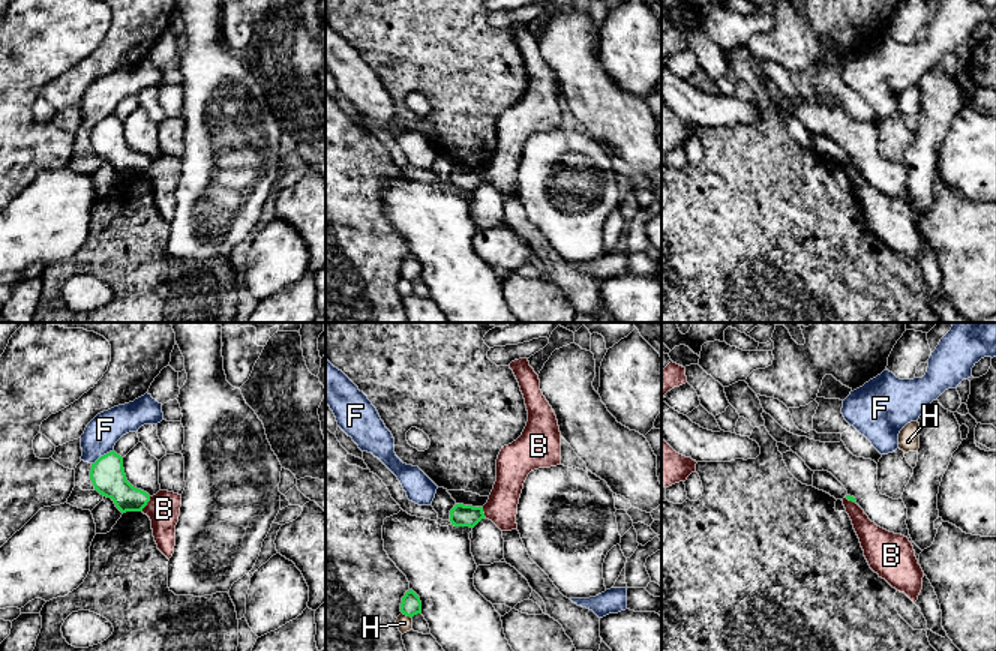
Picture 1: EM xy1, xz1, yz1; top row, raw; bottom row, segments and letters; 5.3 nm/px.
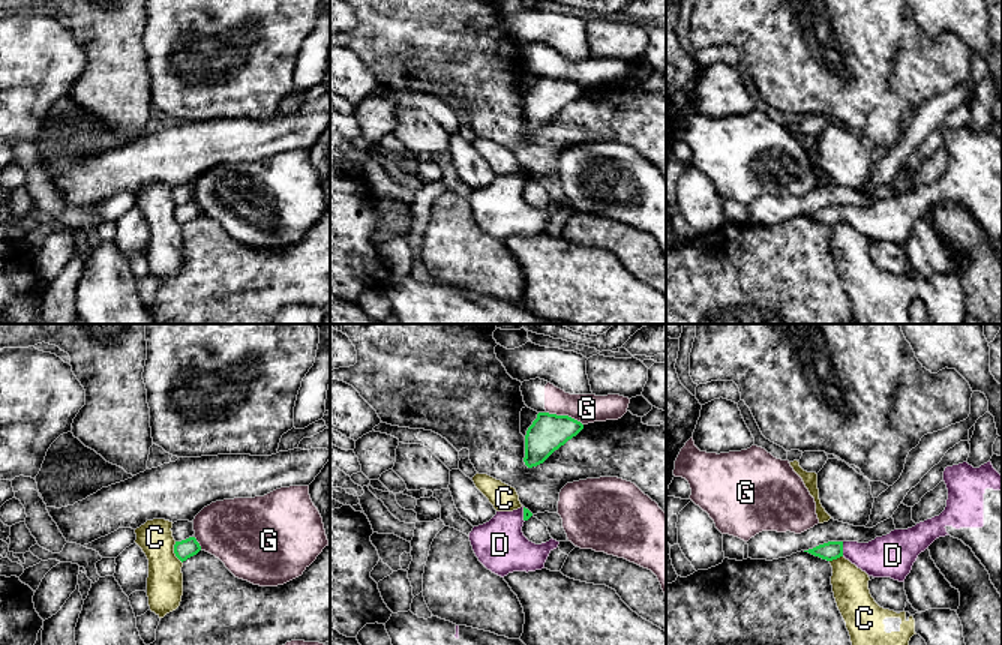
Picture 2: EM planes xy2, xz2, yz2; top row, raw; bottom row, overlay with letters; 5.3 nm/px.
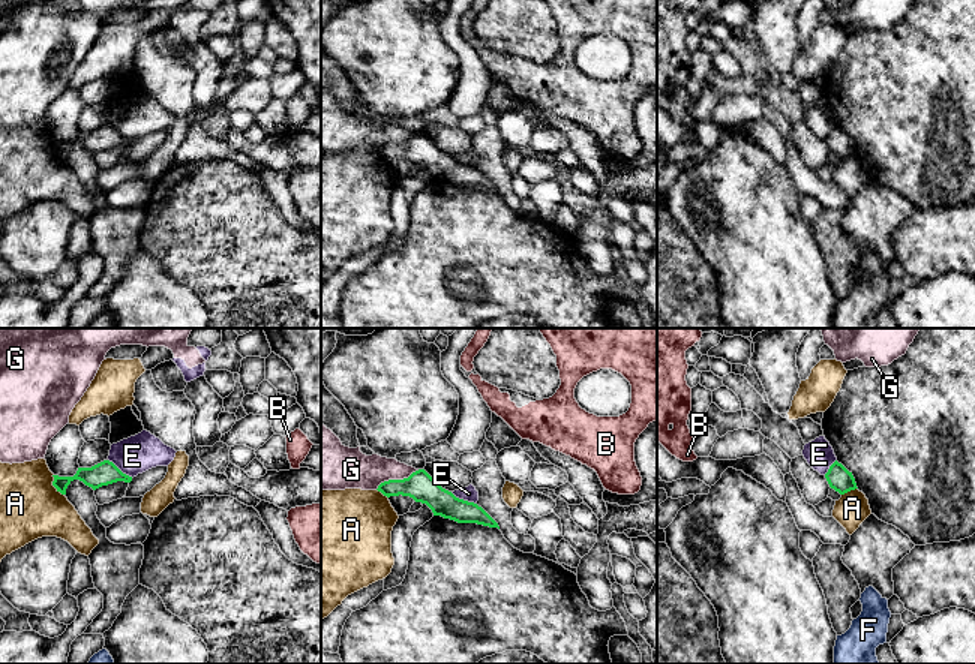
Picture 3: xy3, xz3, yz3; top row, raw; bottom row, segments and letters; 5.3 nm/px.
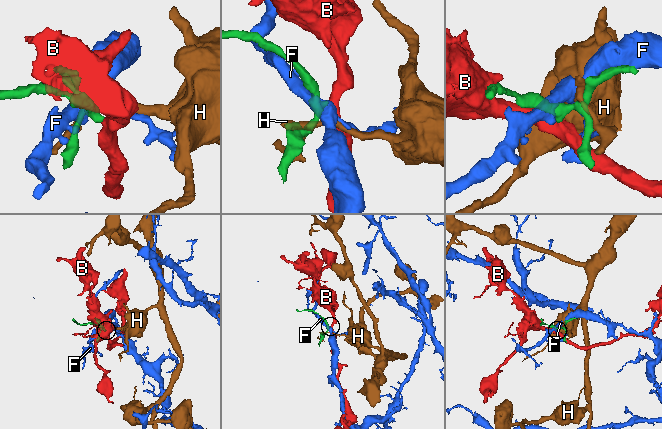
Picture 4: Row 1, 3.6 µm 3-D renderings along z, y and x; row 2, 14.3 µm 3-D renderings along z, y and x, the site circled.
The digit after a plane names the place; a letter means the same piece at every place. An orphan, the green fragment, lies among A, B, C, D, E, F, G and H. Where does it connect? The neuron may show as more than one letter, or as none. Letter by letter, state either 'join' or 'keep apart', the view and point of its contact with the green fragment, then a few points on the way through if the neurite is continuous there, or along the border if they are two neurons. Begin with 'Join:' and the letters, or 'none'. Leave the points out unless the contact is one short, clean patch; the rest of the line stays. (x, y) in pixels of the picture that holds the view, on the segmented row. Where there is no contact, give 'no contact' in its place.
Join: D
A: keep apart; contact xy3 (53, 484)
B: keep apart; contact xy1 (146, 504); border xy1 (150, 497), (141, 510)
C: keep apart; contact xy2 (174, 552)
D: join; contact yz2 (842, 549); way yz2 (830, 551), (842, 549), (867, 557), (885, 557)
E: keep apart; contact xz3 (462, 499); border xz3 (450, 492), (476, 504)
F: keep apart; contact xy1 (104, 455)
G: keep apart; contact xz3 (396, 480)
H: keep apart; contact xz1 (407, 615)

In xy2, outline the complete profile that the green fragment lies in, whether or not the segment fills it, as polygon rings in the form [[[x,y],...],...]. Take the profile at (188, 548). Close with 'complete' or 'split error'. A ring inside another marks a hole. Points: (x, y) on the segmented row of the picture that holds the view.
[[[189,537],[186,540],[176,542],[174,544],[174,554],[182,562],[196,555],[200,550],[201,550],[201,546],[195,537]]]; complete

